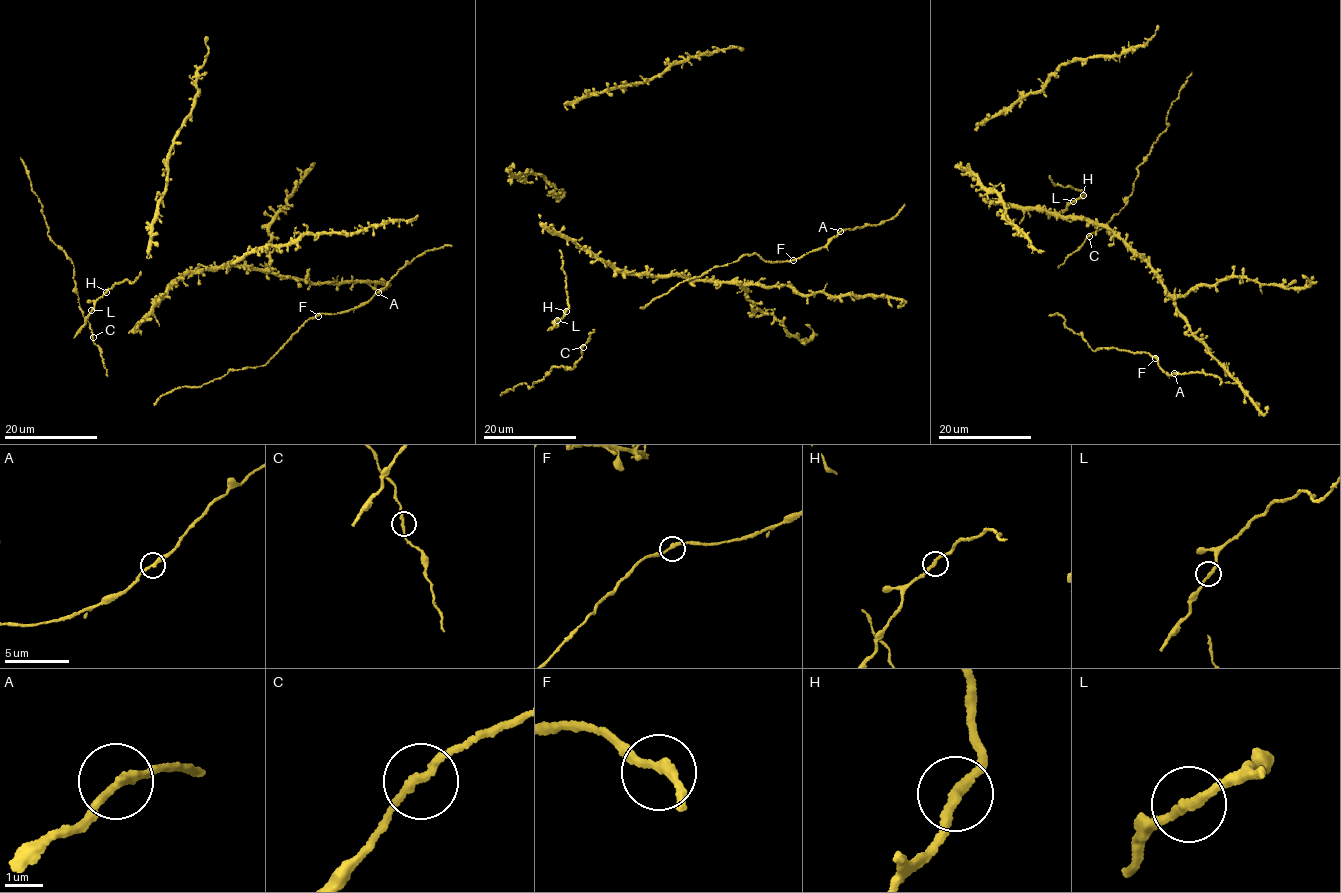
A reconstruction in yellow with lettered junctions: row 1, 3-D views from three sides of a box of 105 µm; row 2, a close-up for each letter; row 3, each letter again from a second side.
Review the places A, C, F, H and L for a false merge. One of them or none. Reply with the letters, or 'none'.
none

